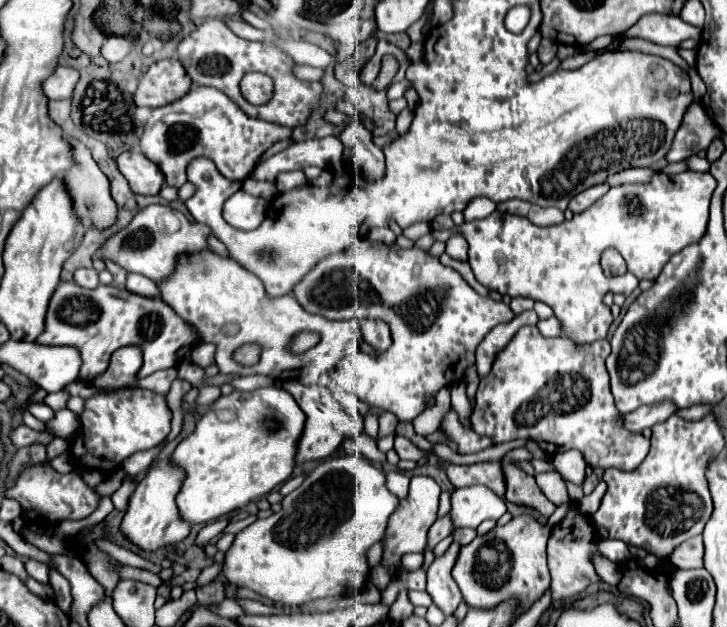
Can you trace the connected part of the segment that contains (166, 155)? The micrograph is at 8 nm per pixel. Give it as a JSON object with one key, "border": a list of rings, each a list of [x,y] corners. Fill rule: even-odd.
{"border":[[[192,86],[182,98],[154,108],[144,124],[144,134],[140,136],[142,154],[158,164],[166,184],[180,188],[186,182],[186,166],[190,160],[206,156],[216,166],[218,172],[230,180],[242,182],[252,174],[260,156],[278,140],[290,138],[292,130],[282,126],[272,126],[270,122],[258,122],[248,118],[234,102],[228,102],[224,94],[206,86]]]}

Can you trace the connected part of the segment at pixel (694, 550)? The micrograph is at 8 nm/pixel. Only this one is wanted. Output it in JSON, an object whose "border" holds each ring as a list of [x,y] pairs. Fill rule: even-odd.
{"border":[[[694,536],[686,542],[682,542],[678,548],[674,548],[674,552],[668,556],[668,562],[676,568],[702,568],[704,556],[704,546],[702,546],[702,538]]]}

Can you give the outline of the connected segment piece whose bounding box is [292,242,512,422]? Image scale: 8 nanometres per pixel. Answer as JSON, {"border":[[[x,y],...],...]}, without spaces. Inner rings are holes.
{"border":[[[352,244],[348,250],[330,254],[320,260],[292,290],[294,298],[306,312],[324,318],[384,318],[392,328],[394,344],[380,356],[358,354],[346,368],[346,374],[336,378],[342,390],[354,394],[360,402],[392,412],[398,420],[412,422],[426,408],[426,398],[440,388],[462,380],[464,370],[474,364],[474,350],[482,338],[496,326],[510,322],[512,310],[504,302],[476,294],[466,280],[450,266],[444,266],[428,250],[396,248],[386,244]]]}

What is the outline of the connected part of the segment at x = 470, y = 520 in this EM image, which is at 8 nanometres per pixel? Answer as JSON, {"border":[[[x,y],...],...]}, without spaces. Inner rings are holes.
{"border":[[[486,486],[458,488],[452,494],[452,520],[456,528],[476,528],[484,520],[498,520],[506,512],[506,502]]]}

